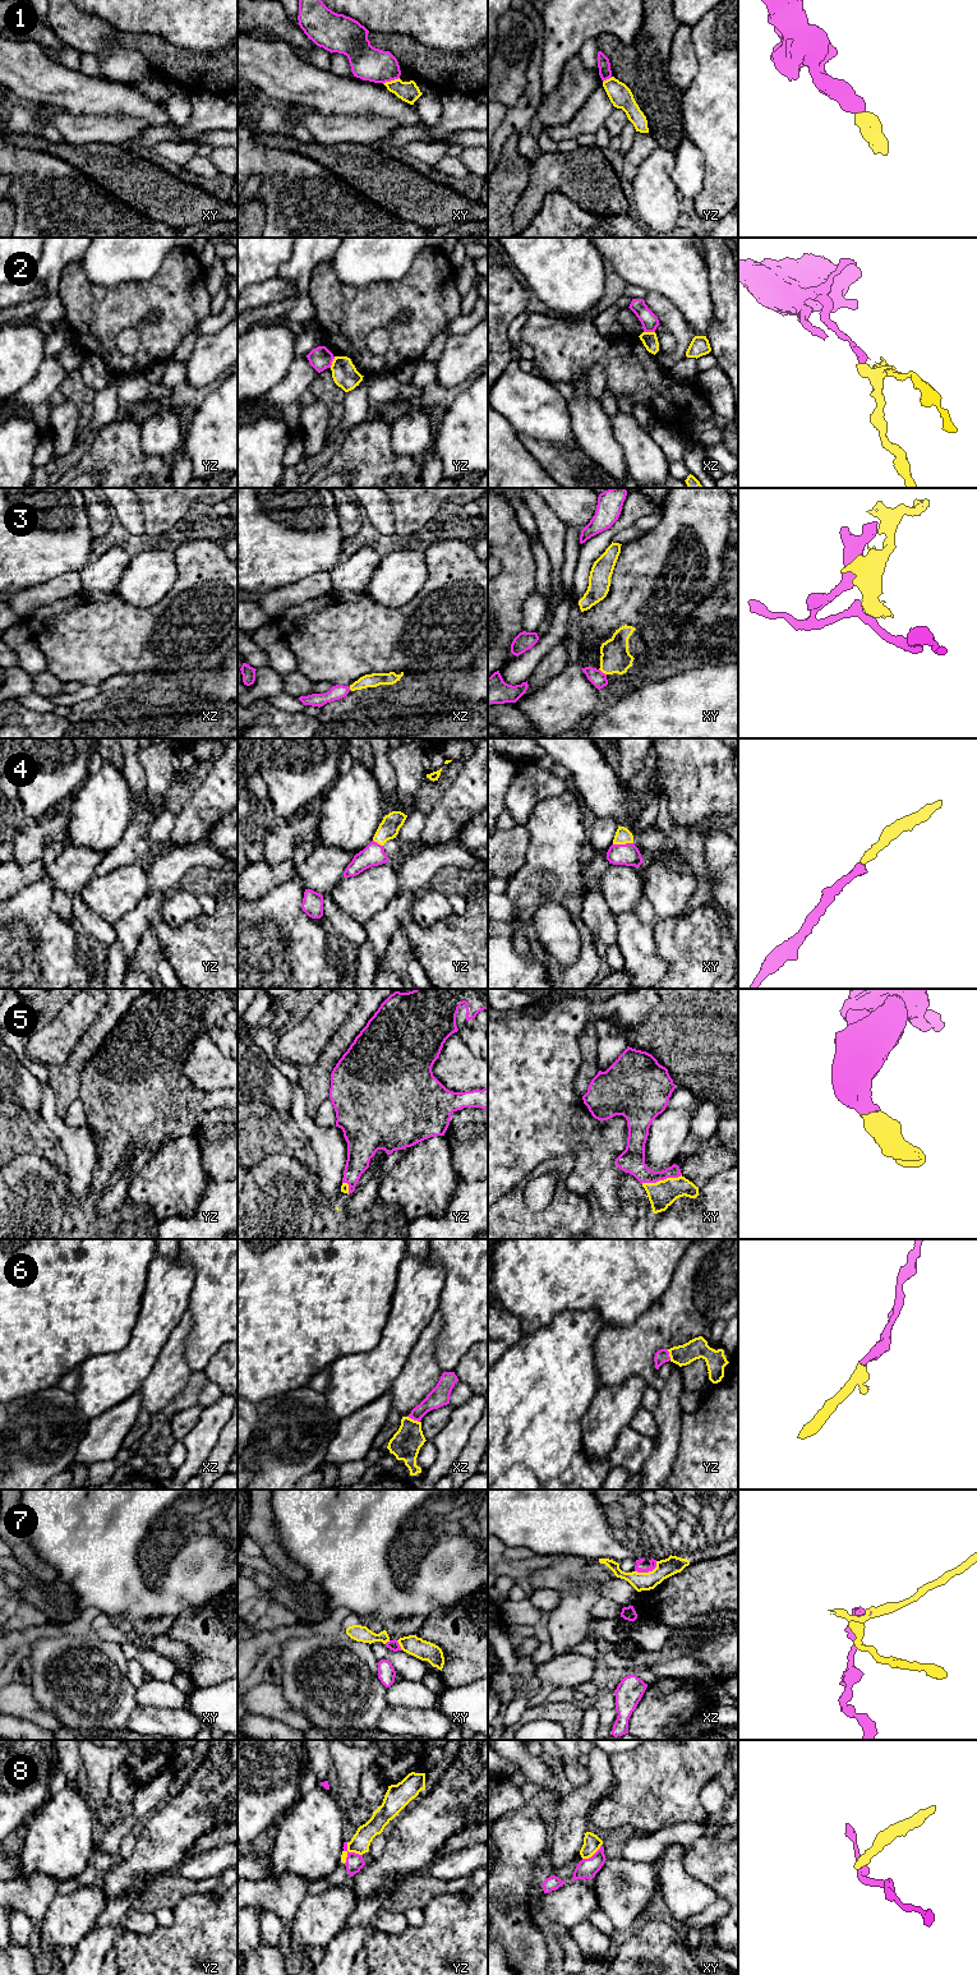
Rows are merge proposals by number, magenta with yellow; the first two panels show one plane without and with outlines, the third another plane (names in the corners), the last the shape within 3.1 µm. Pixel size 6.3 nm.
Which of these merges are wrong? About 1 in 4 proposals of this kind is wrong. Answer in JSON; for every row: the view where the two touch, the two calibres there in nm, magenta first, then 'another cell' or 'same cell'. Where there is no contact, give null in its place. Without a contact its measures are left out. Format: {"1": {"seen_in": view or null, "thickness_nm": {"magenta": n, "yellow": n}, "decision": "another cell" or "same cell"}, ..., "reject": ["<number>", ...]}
{"1": {"seen_in": "xy", "thickness_nm": {"magenta": 220, "yellow": 130}, "decision": "another cell"}, "2": {"seen_in": "yz", "thickness_nm": {"magenta": 150, "yellow": 160}, "decision": "another cell"}, "3": {"seen_in": "xy", "thickness_nm": {"magenta": 100, "yellow": 190}, "decision": "another cell"}, "4": {"seen_in": "xy", "thickness_nm": {"magenta": 140, "yellow": 100}, "decision": "same cell"}, "5": {"seen_in": "xy", "thickness_nm": {"magenta": 160, "yellow": 170}, "decision": "same cell"}, "6": {"seen_in": "xz", "thickness_nm": {"magenta": 120, "yellow": 190}, "decision": "same cell"}, "7": {"seen_in": "xz", "thickness_nm": {"magenta": 50, "yellow": 120}, "decision": "another cell"}, "8": {"seen_in": "yz", "thickness_nm": {"magenta": 110, "yellow": 120}, "decision": "another cell"}, "reject": ["1", "2", "3", "7", "8"]}

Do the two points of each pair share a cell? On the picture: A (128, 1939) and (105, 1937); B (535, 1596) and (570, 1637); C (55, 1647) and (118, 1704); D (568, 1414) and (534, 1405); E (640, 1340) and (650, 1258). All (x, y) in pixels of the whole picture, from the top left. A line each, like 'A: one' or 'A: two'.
A: two
B: two
C: one
D: one
E: two

